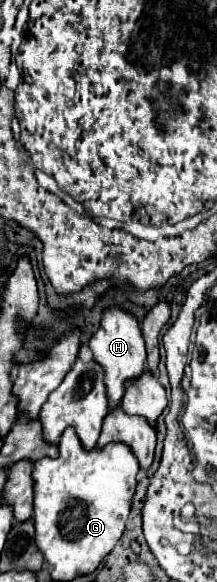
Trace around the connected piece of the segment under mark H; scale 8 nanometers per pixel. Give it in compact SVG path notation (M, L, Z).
M108 309L102 315L100 329L90 339L90 349L94 355L94 361L104 369L104 385L108 395L108 411L120 405L122 395L126 391L126 383L138 379L146 369L146 349L142 345L142 333L140 323L134 315L122 311L122 309Z

